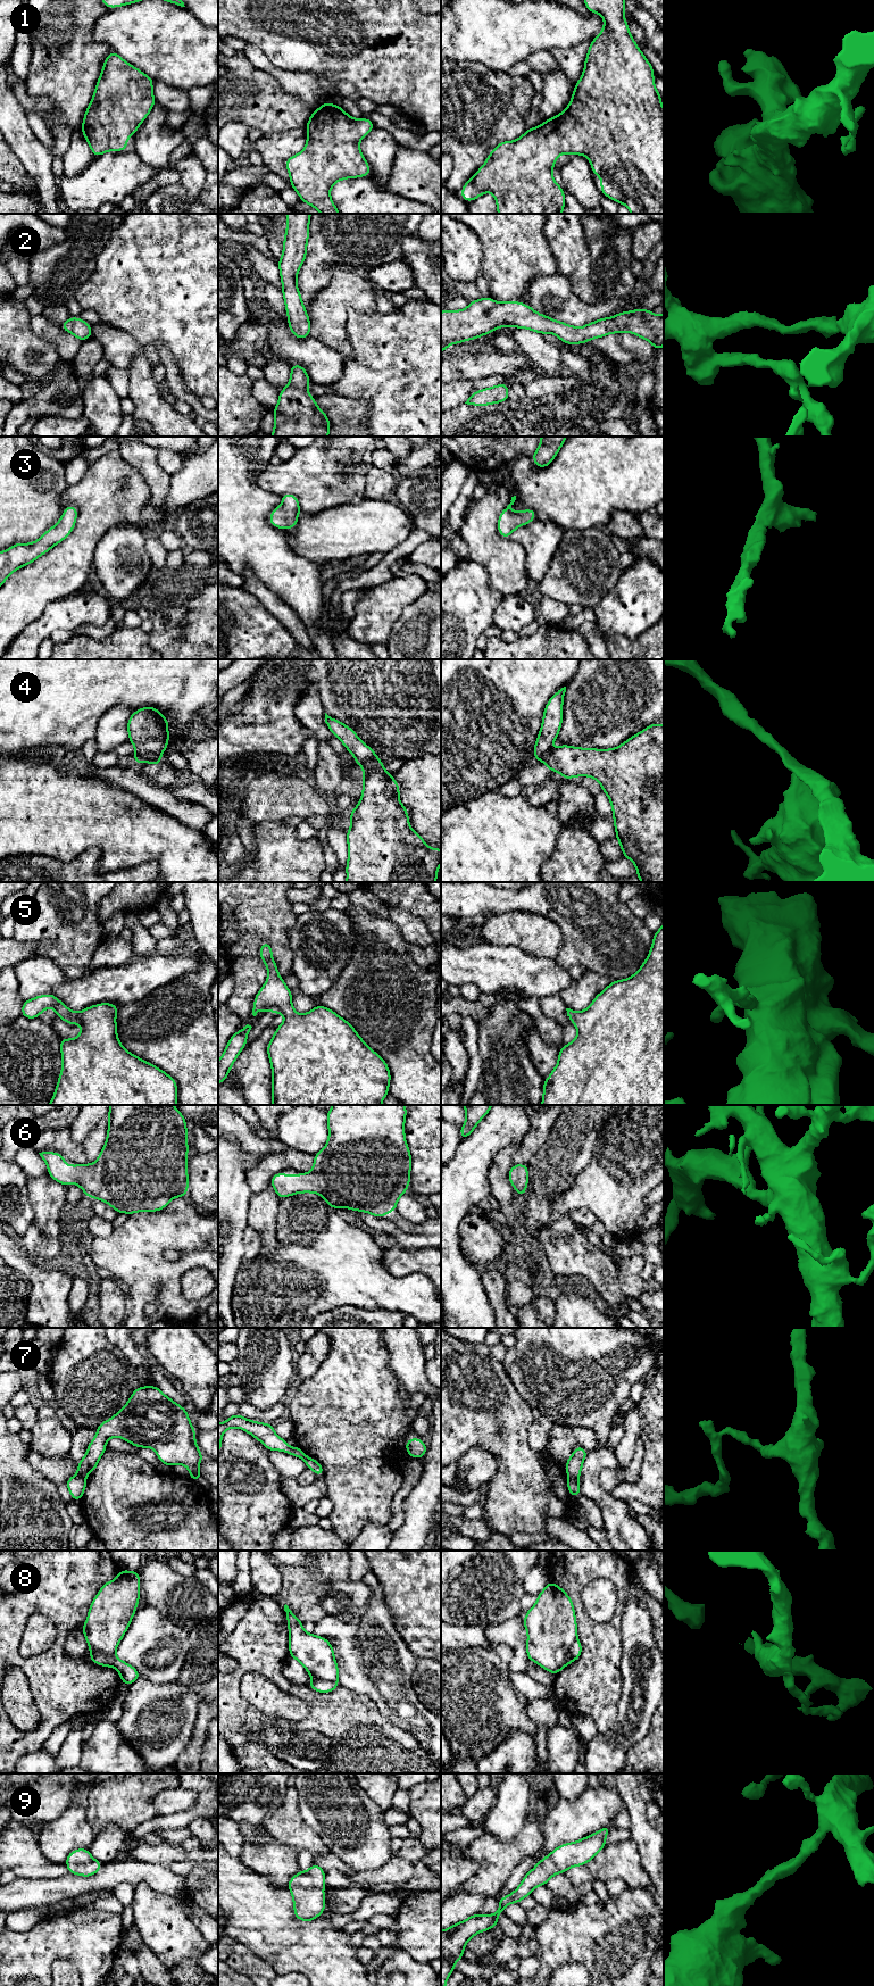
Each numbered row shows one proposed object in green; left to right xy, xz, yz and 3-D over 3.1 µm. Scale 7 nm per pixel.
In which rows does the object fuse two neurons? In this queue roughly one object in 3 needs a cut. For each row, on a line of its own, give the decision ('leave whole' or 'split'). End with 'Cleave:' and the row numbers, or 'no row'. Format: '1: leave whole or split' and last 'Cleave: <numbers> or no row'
1: leave whole
2: leave whole
3: leave whole
4: split
5: leave whole
6: leave whole
7: split
8: split
9: leave whole
Cleave: 4, 7, 8

